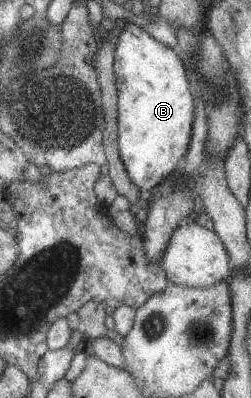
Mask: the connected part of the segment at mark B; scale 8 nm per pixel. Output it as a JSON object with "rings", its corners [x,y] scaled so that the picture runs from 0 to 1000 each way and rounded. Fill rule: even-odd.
{"rings":[[[498,58],[462,83],[446,173],[466,229],[462,354],[474,397],[486,402],[514,452],[542,462],[554,477],[602,480],[618,465],[633,465],[665,442],[681,442],[725,412],[745,364],[761,352],[777,251],[761,241],[733,166],[705,126],[625,106],[534,58]]]}

